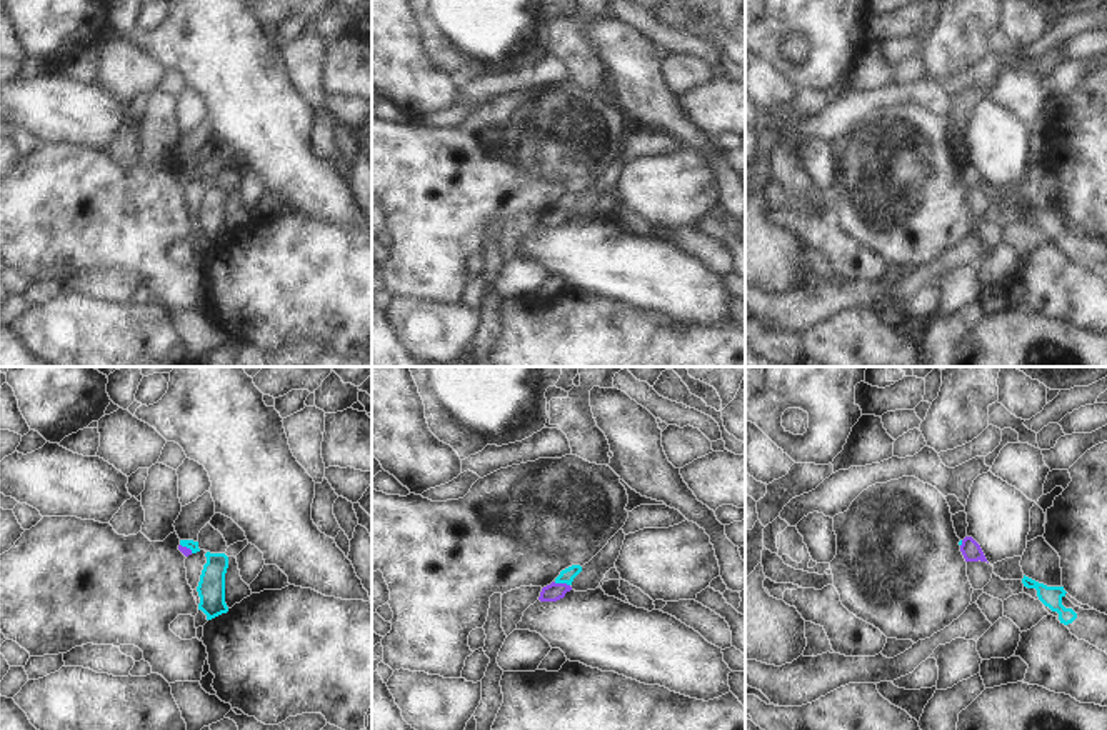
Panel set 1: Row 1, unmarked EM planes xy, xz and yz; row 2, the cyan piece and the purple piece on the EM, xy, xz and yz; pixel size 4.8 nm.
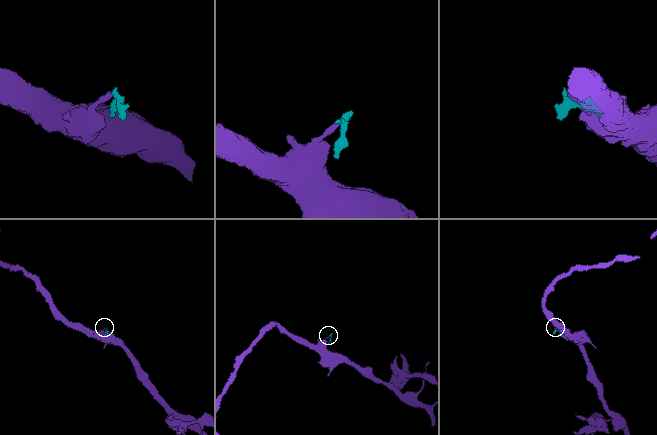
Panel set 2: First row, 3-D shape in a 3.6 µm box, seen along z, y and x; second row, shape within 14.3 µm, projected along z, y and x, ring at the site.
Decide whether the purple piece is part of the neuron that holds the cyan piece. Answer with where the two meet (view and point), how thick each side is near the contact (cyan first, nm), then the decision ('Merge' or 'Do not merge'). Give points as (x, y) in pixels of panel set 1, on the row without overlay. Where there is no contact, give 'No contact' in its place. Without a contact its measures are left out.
Touches cyan at xz (562, 209). Thickness 70 nm (cyan) against 90 nm. Do not merge.

